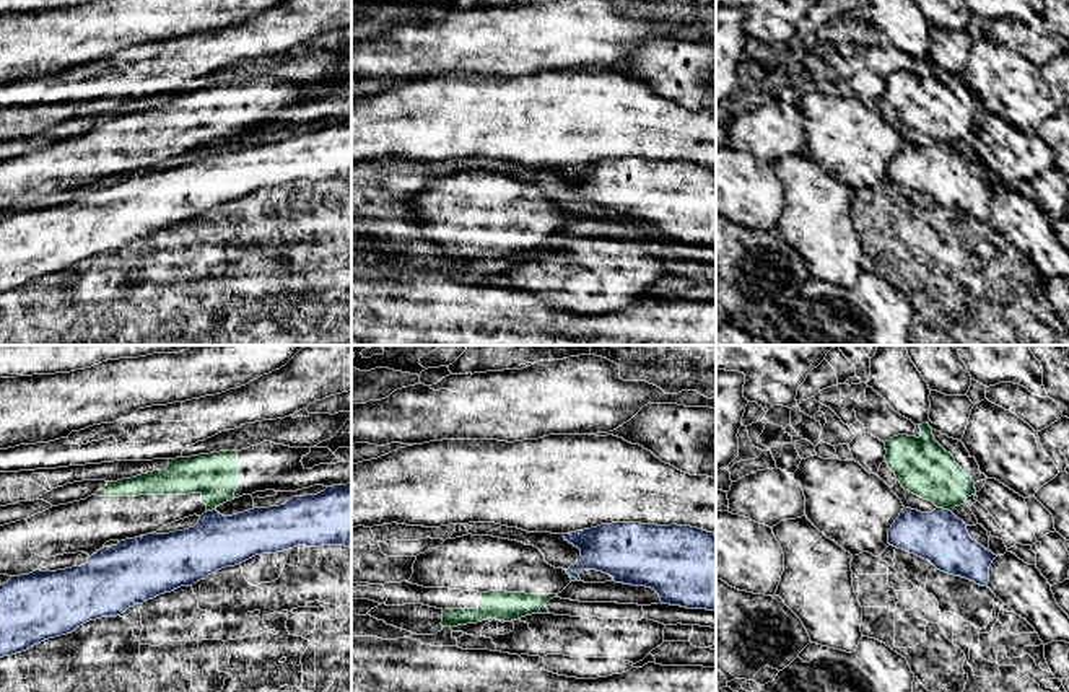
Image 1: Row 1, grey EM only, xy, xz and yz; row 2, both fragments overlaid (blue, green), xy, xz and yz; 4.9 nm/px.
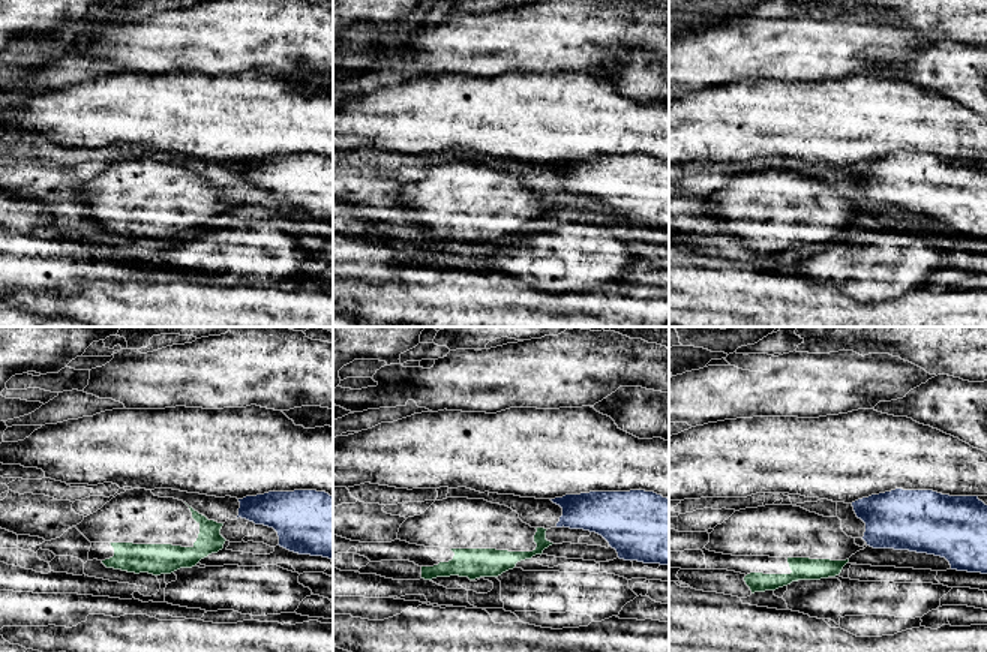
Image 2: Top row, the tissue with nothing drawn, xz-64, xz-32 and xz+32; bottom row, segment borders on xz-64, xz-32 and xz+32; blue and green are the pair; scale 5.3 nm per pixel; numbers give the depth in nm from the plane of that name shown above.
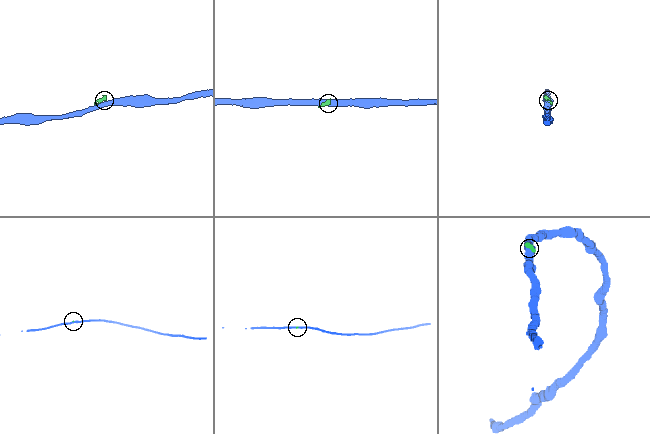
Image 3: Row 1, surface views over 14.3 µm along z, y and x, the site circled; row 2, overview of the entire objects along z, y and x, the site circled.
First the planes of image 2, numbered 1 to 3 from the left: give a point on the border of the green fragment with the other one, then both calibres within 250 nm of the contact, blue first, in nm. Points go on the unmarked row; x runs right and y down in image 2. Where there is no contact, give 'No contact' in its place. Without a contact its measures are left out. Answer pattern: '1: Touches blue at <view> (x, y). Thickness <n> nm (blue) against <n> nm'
1: No contact
2: No contact
3: No contact

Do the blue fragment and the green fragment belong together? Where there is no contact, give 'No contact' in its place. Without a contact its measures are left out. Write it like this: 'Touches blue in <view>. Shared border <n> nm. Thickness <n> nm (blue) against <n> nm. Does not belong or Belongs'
Touches blue in yz. Shared border 80 nm. Thickness 260 nm (blue) against 280 nm. Does not belong

